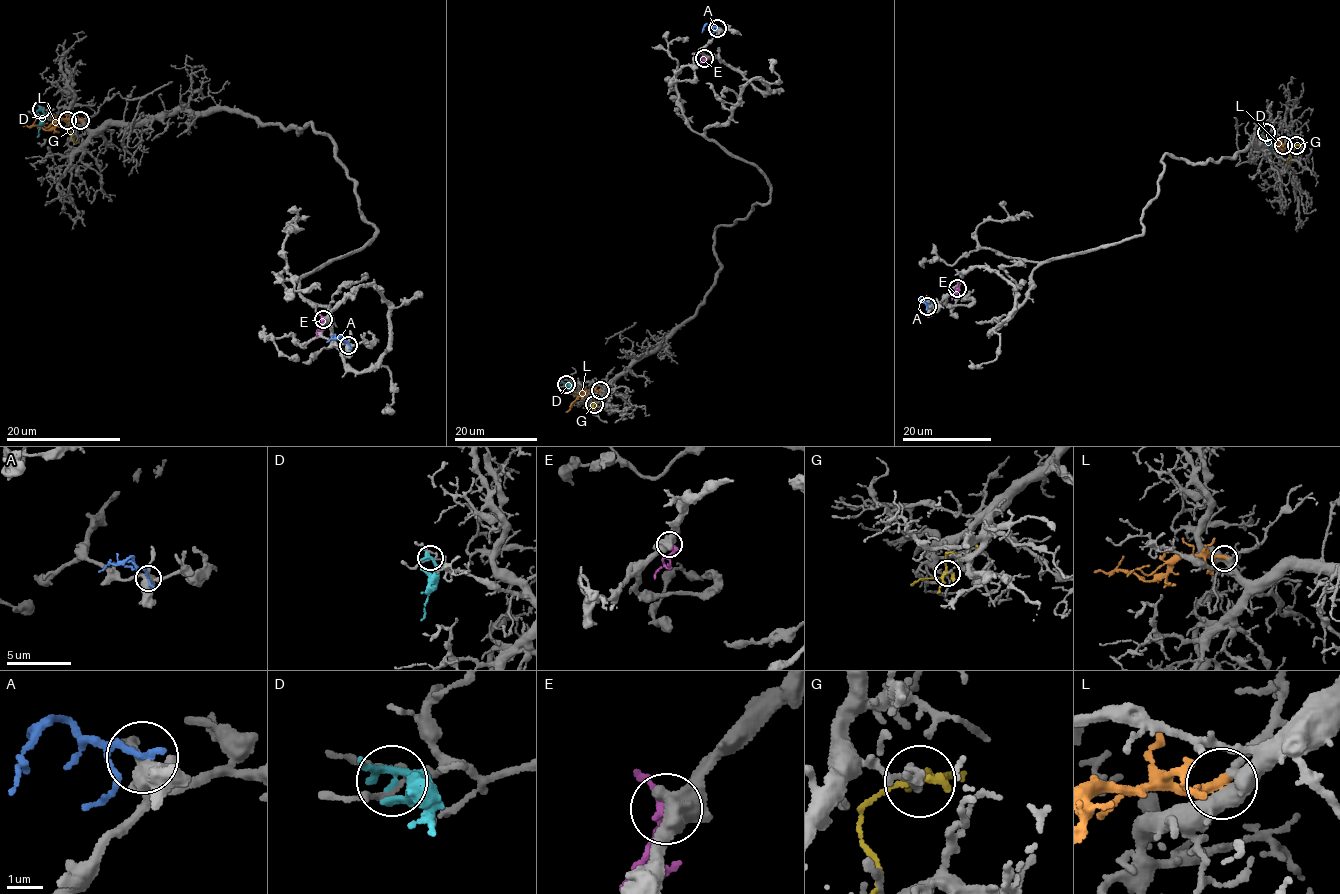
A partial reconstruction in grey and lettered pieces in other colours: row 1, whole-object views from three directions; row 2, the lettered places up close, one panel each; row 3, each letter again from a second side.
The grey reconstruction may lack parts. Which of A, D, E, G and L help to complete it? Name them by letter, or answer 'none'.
L

